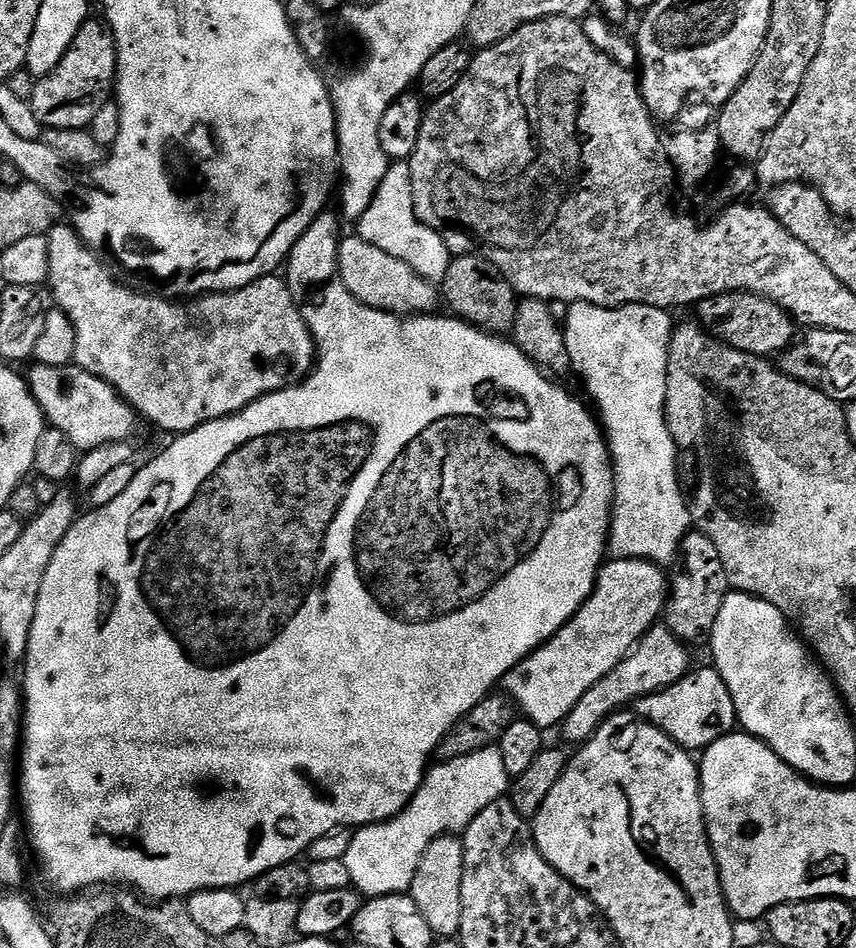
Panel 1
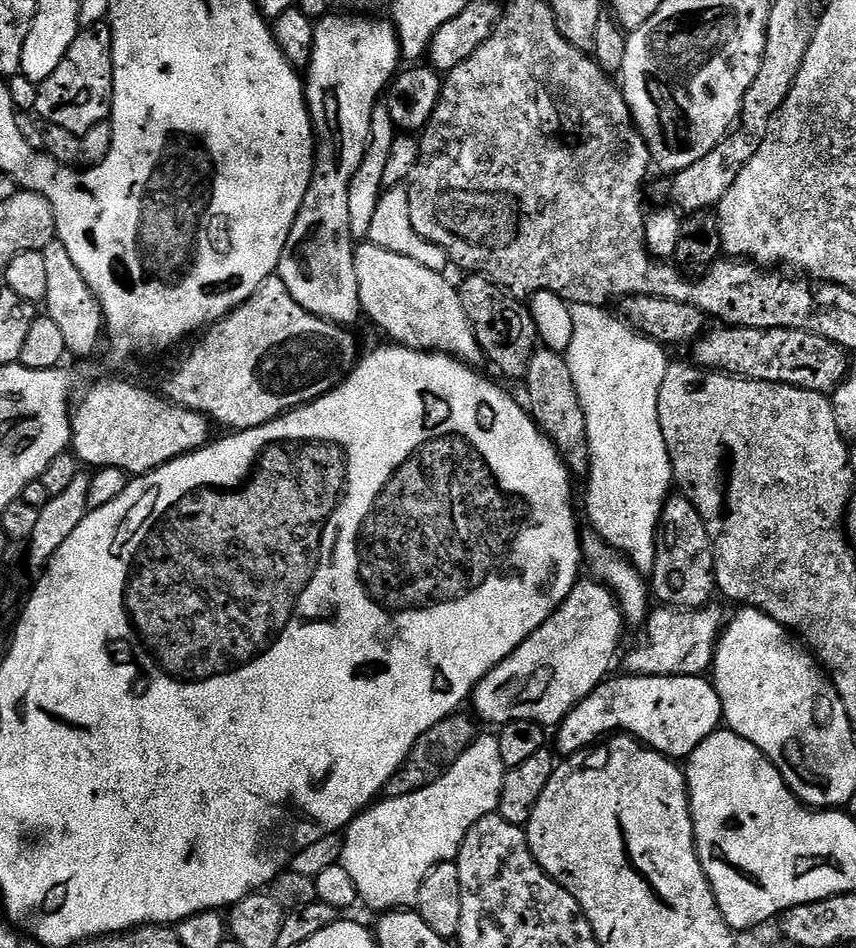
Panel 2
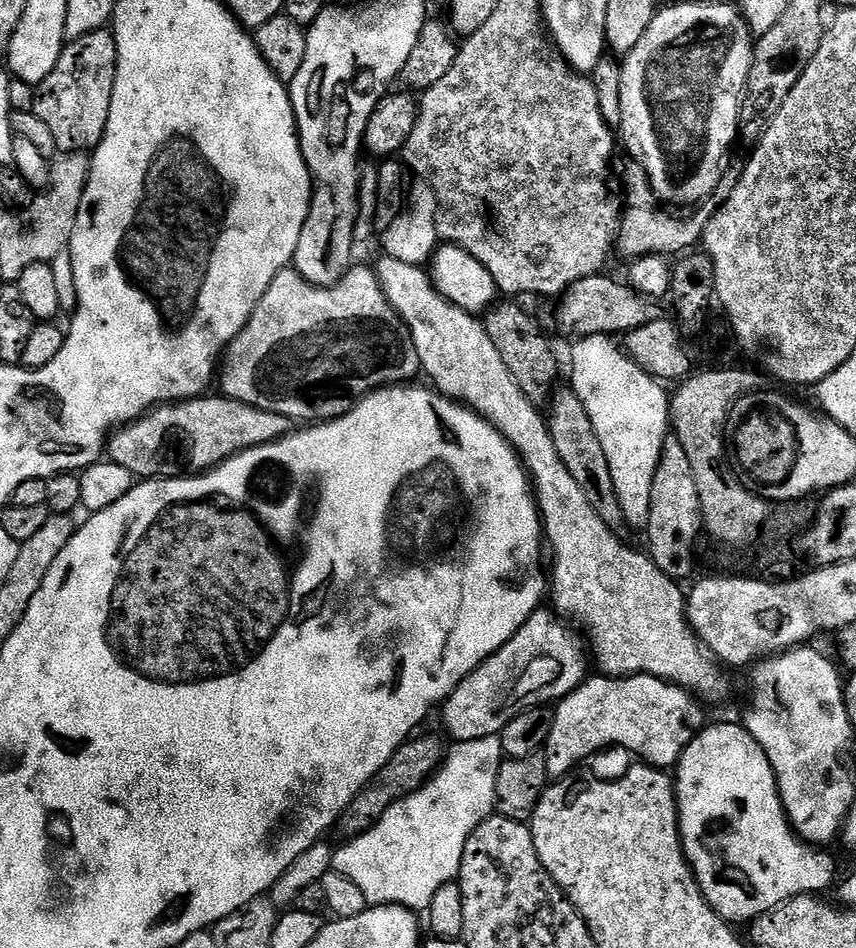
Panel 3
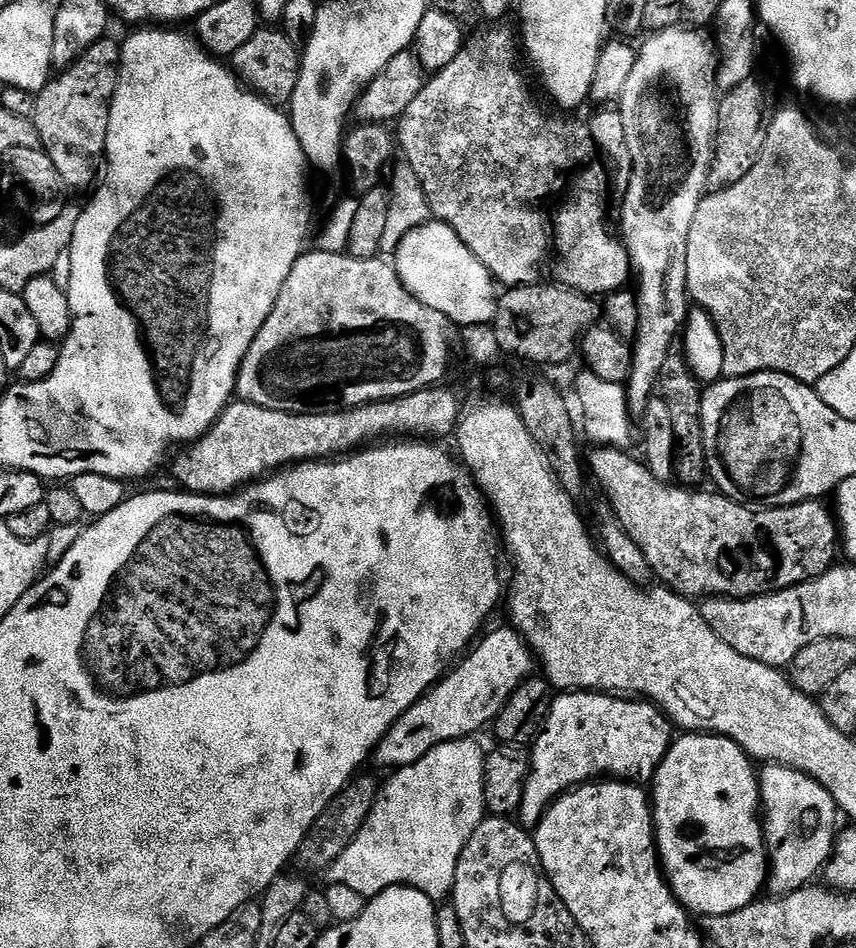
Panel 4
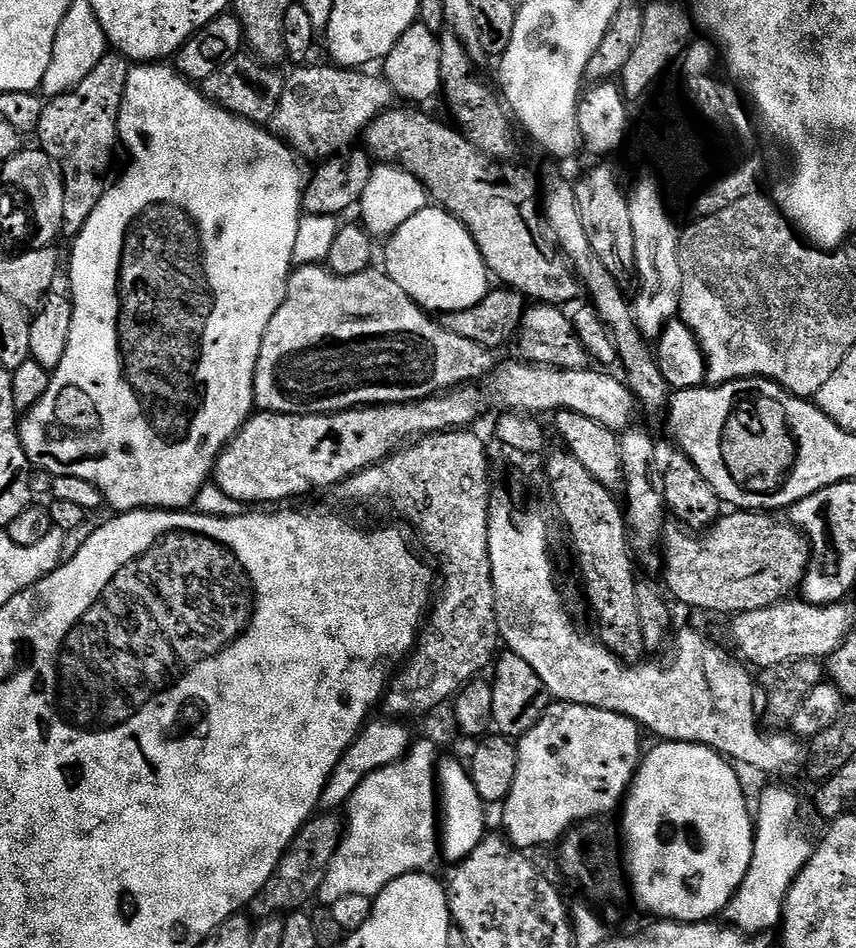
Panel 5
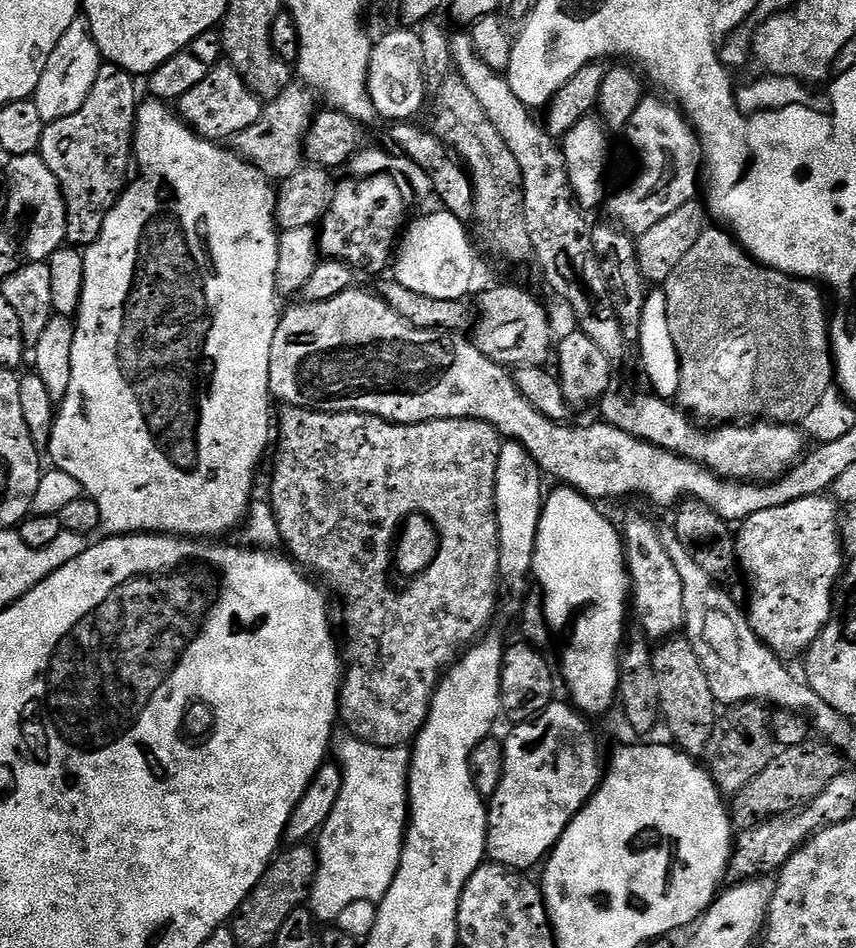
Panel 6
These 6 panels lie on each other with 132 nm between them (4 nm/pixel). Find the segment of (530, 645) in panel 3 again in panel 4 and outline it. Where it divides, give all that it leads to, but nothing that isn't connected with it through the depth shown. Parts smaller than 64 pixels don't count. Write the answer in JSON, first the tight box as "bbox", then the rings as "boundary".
{"bbox":[374,628,533,770],"boundary":[[[496,628],[486,636],[439,684],[433,686],[418,703],[406,710],[406,714],[392,723],[392,729],[381,738],[374,753],[374,760],[382,767],[387,770],[405,768],[418,762],[418,758],[430,754],[434,746],[442,746],[442,742],[467,740],[480,734],[476,732],[482,731],[487,724],[489,727],[500,715],[514,690],[518,690],[521,682],[533,675],[533,653],[515,628]]]}

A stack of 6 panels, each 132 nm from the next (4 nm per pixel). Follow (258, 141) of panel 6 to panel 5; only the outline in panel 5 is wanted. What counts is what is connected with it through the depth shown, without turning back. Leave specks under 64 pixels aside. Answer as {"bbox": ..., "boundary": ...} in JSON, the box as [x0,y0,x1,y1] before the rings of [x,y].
{"bbox":[270,62,394,162],"boundary":[[[317,62],[309,63],[307,66],[296,66],[291,70],[292,73],[287,73],[286,79],[284,81],[284,90],[282,92],[282,102],[278,102],[278,110],[274,110],[270,121],[270,128],[275,135],[279,136],[293,152],[296,153],[297,157],[303,158],[305,161],[316,160],[315,162],[323,162],[330,156],[337,155],[345,150],[351,149],[352,144],[361,139],[362,133],[368,124],[375,116],[382,115],[383,112],[387,112],[389,108],[393,107],[394,104],[394,93],[392,87],[389,86],[387,80],[384,79],[383,75],[376,74],[376,76],[371,76],[368,70],[357,70],[355,68],[346,68],[343,66],[331,66],[332,68],[323,68],[322,65],[316,64]]]}

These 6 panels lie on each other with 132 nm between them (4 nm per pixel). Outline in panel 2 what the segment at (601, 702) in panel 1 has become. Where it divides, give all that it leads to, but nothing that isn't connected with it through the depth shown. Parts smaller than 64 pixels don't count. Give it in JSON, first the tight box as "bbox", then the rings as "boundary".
{"bbox":[623,606,726,676],"boundary":[[[660,606],[649,611],[643,625],[644,641],[628,652],[623,671],[629,676],[704,676],[716,658],[716,646],[726,624],[726,615],[717,606],[706,608],[670,608]]]}

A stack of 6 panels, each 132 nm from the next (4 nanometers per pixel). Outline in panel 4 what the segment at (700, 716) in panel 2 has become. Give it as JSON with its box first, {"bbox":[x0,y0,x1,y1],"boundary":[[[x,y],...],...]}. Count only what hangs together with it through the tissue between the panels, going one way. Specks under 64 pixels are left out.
{"bbox":[518,692,673,830],"boundary":[[[564,692],[563,694],[557,695],[552,701],[552,708],[548,712],[544,727],[540,729],[539,736],[536,737],[530,748],[528,781],[526,782],[526,794],[522,794],[522,806],[518,813],[519,823],[529,830],[535,829],[540,819],[543,818],[544,811],[551,806],[555,800],[563,796],[564,793],[572,791],[573,788],[595,781],[597,778],[636,778],[632,776],[641,776],[644,782],[651,781],[658,770],[658,766],[664,763],[664,755],[667,754],[668,749],[671,748],[673,739],[673,725],[670,723],[668,717],[651,702],[645,702],[640,698],[621,698],[619,695],[605,694],[603,692]]]}

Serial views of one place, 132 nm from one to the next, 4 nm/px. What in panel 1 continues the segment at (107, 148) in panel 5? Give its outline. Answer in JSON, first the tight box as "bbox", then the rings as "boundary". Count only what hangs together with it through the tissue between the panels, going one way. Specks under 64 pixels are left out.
{"bbox":[30,19,116,129],"boundary":[[[99,19],[85,20],[78,30],[78,34],[74,34],[74,42],[70,42],[62,62],[58,62],[58,66],[53,72],[37,79],[30,103],[34,116],[44,128],[87,129],[94,122],[98,110],[102,110],[102,106],[106,106],[113,99],[116,83],[116,39],[107,19]]]}

